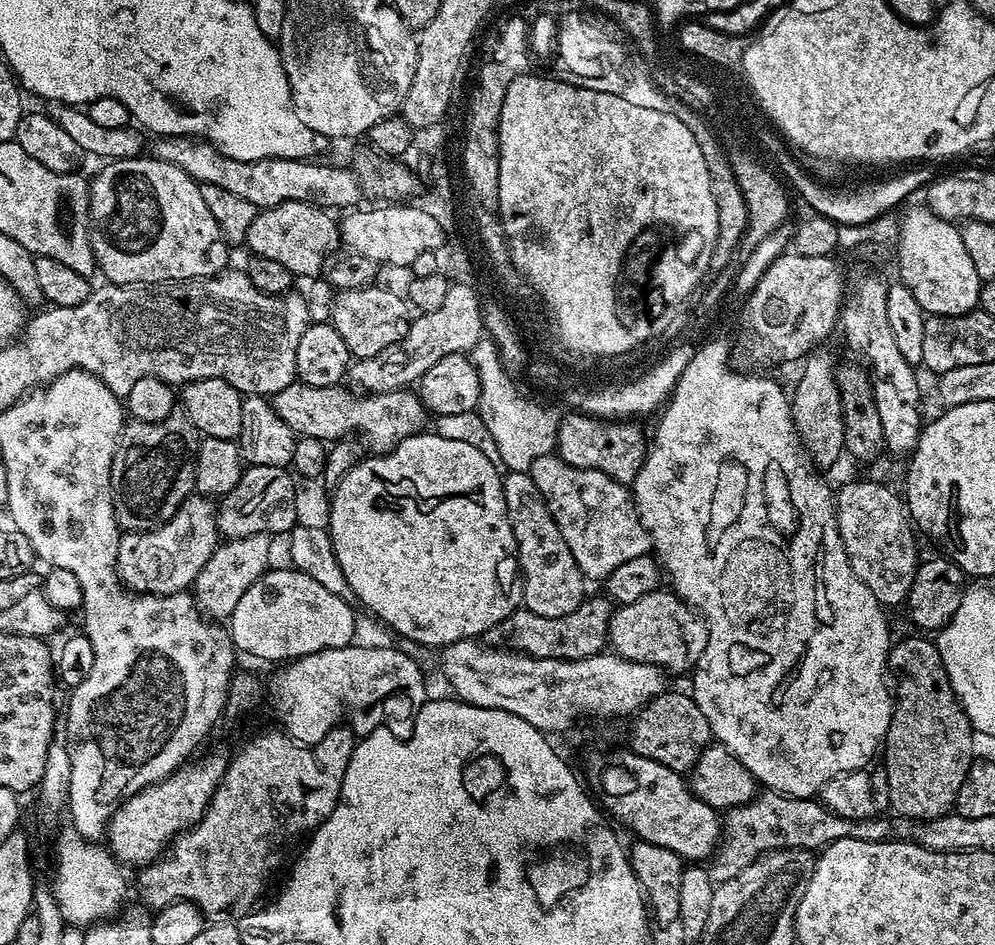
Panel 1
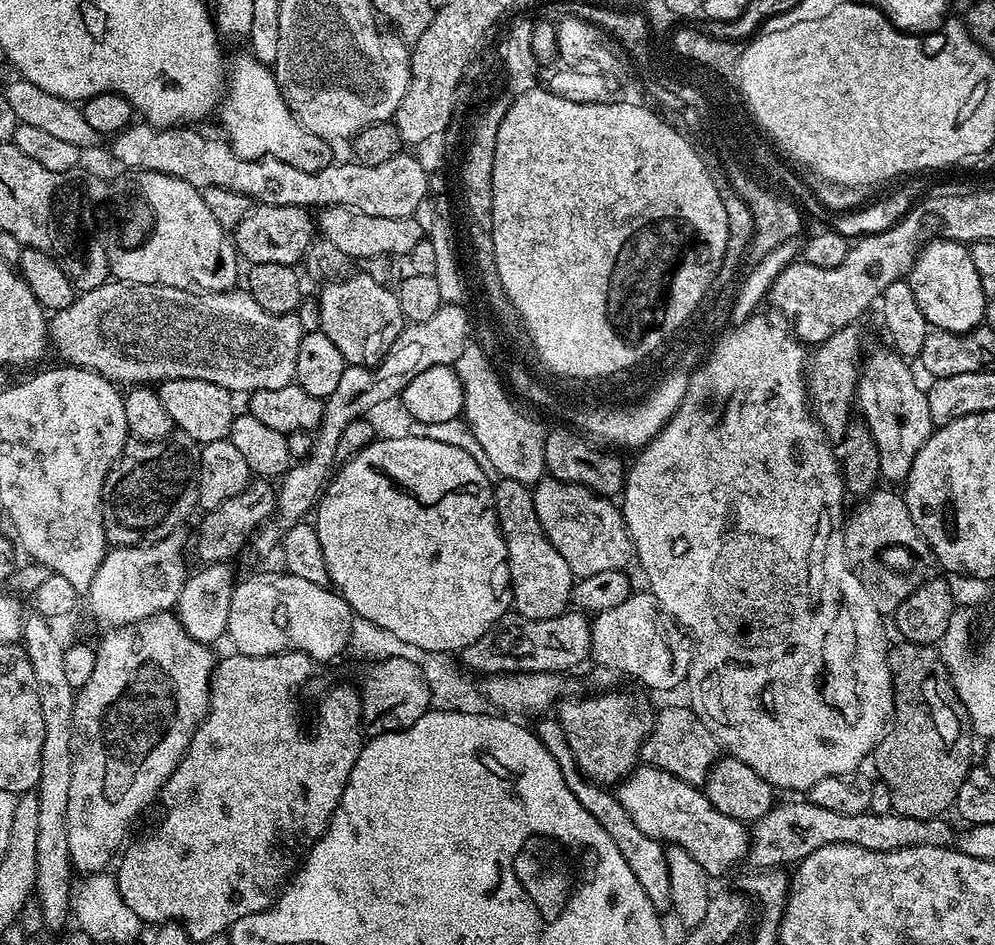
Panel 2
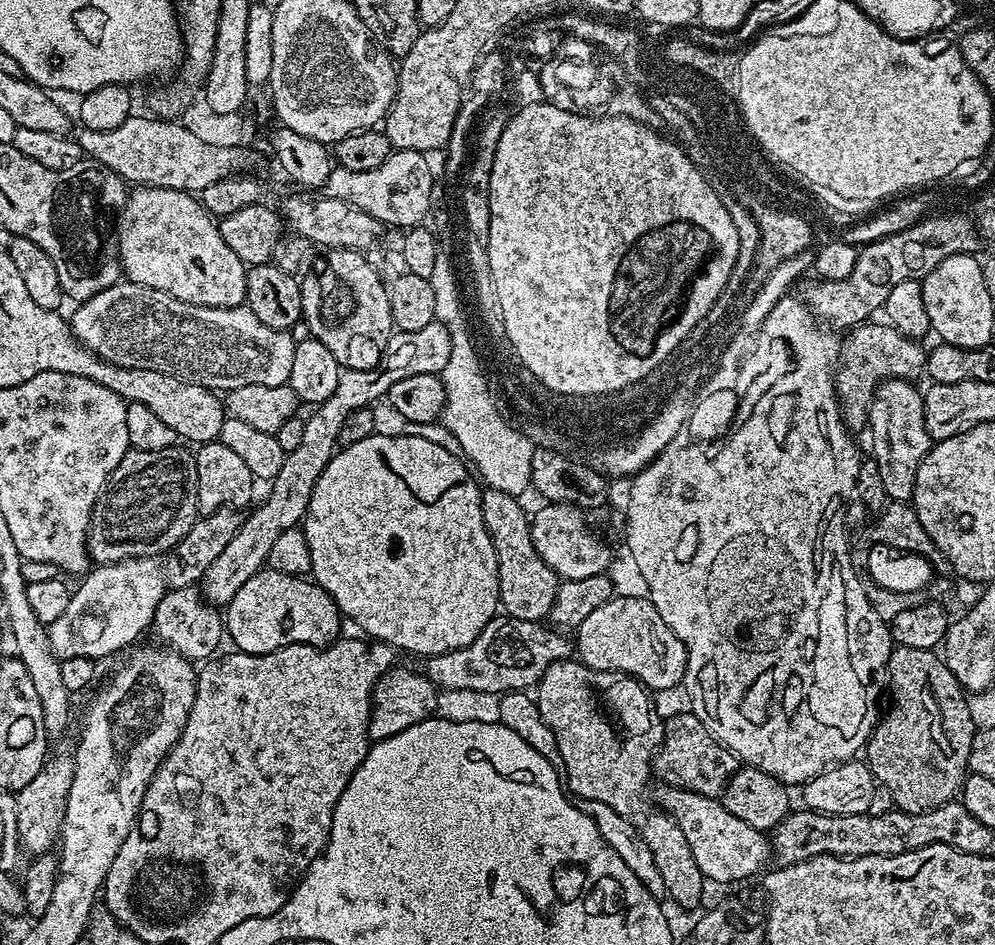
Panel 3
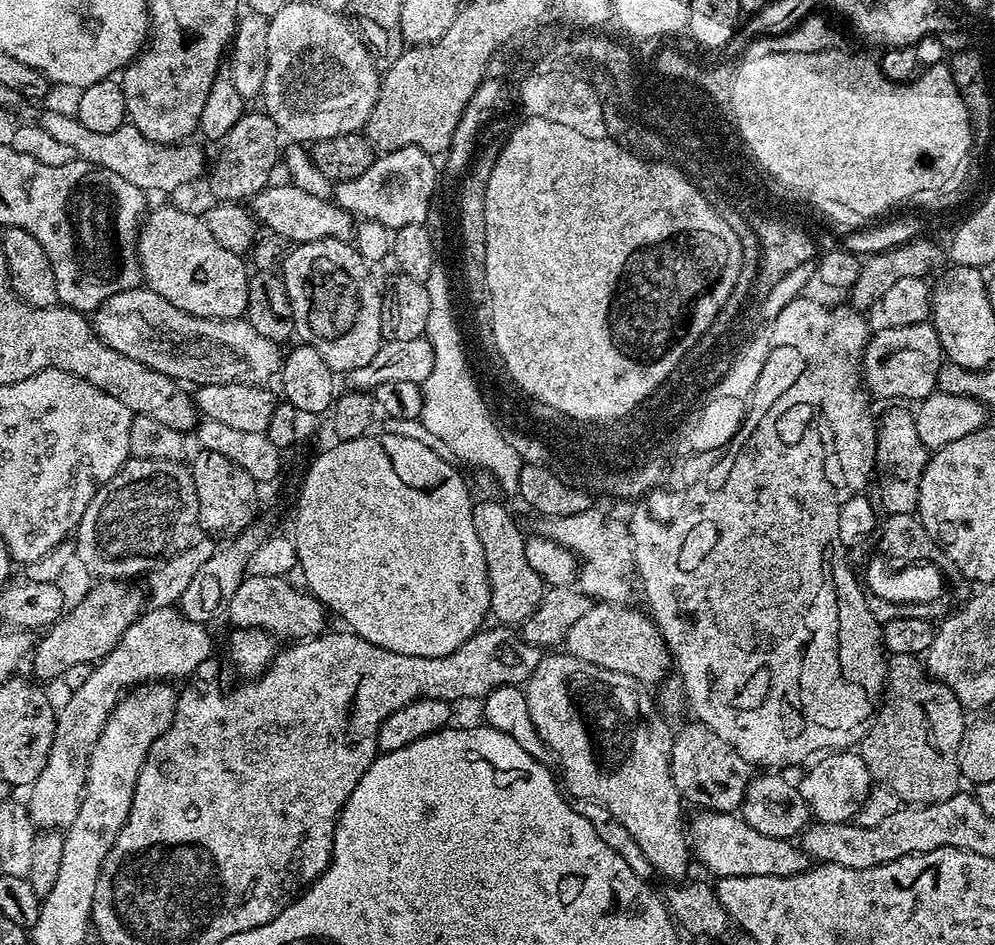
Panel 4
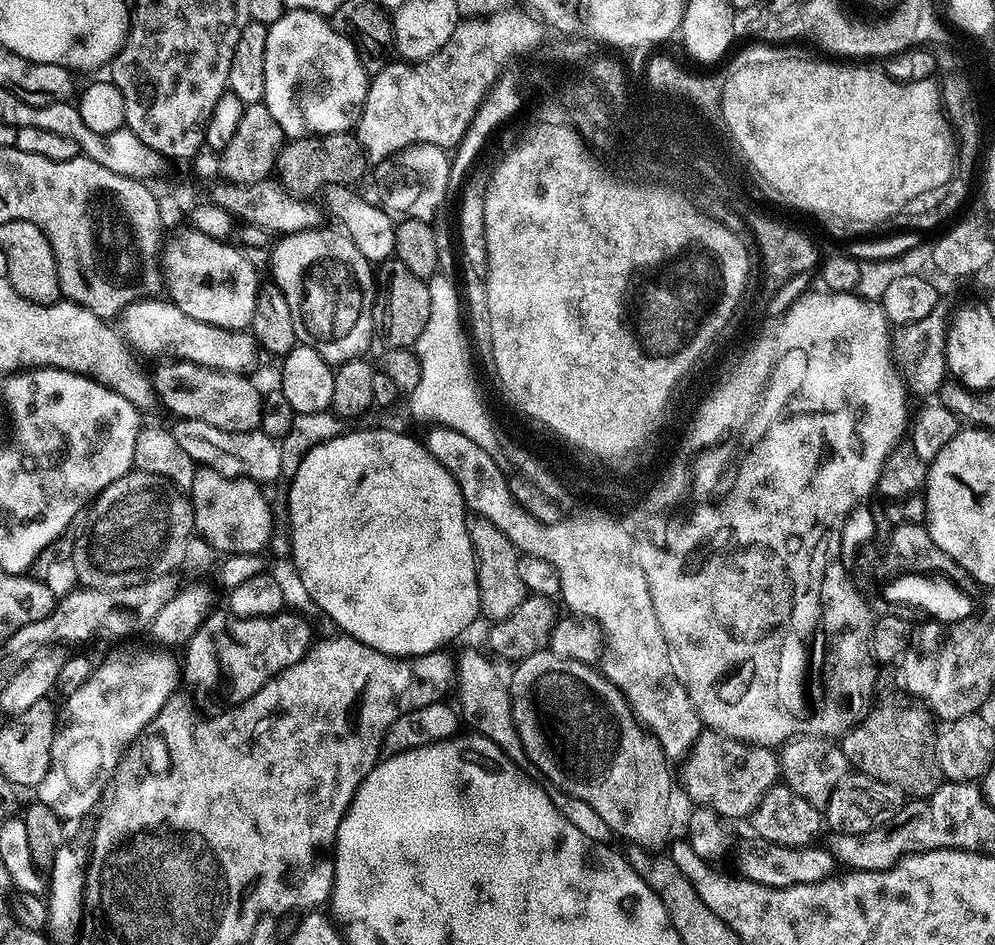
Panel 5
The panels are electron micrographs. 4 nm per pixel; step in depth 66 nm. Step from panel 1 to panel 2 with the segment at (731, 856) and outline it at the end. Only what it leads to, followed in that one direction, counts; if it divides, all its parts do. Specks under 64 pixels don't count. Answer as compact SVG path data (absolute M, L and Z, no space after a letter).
M792 798L789 804L773 803L770 811L755 821L750 828L750 847L746 857L753 869L783 869L784 864L795 866L806 859L814 850L831 844L853 844L866 850L889 852L899 848L913 848L923 844L948 846L953 843L952 828L947 819L923 820L899 816L891 811L886 814L874 814L871 810L858 814L838 814L838 810L826 810L804 798Z

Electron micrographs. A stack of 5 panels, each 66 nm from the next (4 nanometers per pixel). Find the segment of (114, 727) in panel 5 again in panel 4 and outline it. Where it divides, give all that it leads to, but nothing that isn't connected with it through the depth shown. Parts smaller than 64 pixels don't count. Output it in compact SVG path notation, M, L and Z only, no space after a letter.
M173 606L171 608L153 608L145 611L134 623L127 628L122 634L122 638L114 646L114 650L110 650L110 654L104 657L93 667L90 678L86 678L86 682L82 682L82 686L71 689L68 701L64 704L64 709L61 707L56 714L56 729L54 730L54 738L52 739L52 745L50 746L50 754L46 758L46 766L42 766L42 774L38 774L38 778L27 789L28 800L26 799L26 807L28 810L28 817L32 820L33 826L38 830L66 830L73 822L74 818L78 814L78 806L80 800L84 796L84 783L86 782L86 774L88 773L88 756L92 753L92 748L98 742L98 738L102 734L104 724L108 720L108 716L111 714L116 703L122 699L122 697L129 690L145 683L155 681L157 678L172 678L168 676L181 676L181 678L187 678L195 672L196 667L204 660L209 659L213 655L212 653L212 640L208 637L209 629L205 625L194 622L193 620L187 620L184 617L184 613L180 611L179 607Z

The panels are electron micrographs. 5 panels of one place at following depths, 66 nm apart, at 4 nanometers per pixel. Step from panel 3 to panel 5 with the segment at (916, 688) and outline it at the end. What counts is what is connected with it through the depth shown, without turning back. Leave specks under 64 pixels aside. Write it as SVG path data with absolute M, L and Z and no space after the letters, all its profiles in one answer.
M892 688L889 692L883 692L879 693L861 724L839 741L840 748L851 767L864 772L860 774L867 779L886 782L912 798L932 796L942 783L937 721L928 704L909 695L907 691L899 692Z

